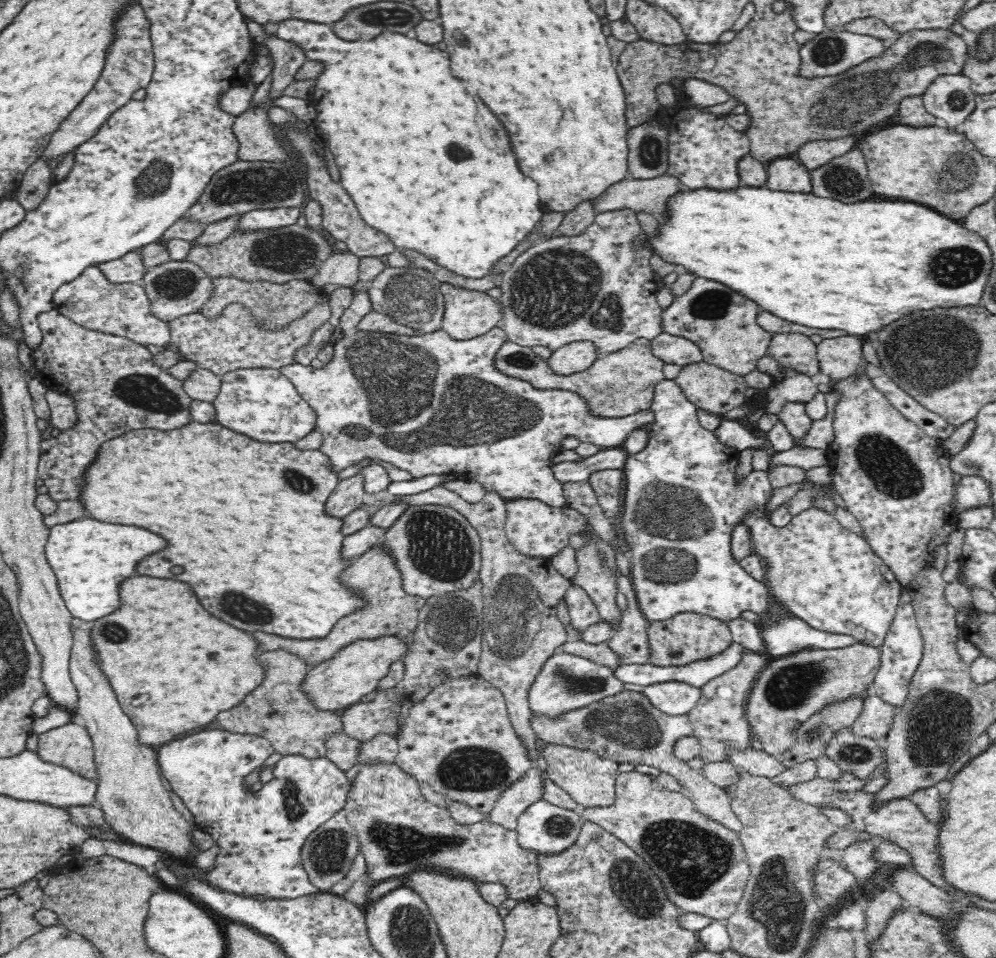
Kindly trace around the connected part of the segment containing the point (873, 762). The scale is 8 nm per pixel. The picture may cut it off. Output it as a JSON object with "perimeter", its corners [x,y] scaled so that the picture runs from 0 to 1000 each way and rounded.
{"perimeter":[[[852,760],[840,762],[830,775],[828,786],[844,803],[857,805],[868,813],[882,797],[890,794],[883,773],[861,768]]]}

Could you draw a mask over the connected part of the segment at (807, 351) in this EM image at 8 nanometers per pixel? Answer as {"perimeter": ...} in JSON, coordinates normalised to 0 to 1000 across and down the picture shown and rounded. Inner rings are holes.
{"perimeter":[[[777,349],[770,370],[799,389],[815,392],[822,388],[820,355],[806,349]]]}

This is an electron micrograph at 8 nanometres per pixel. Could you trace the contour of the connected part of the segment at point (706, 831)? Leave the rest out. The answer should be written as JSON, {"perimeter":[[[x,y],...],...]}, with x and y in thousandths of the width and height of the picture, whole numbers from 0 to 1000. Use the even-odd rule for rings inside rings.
{"perimeter":[[[641,805],[621,807],[616,839],[584,844],[582,851],[585,857],[603,862],[630,881],[655,907],[665,922],[669,937],[687,953],[706,954],[727,962],[740,949],[754,909],[742,872],[705,850],[686,828],[671,825],[658,809]]]}

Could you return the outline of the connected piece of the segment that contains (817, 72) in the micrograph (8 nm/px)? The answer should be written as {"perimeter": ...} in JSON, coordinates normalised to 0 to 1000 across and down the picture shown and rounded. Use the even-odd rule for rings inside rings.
{"perimeter":[[[828,28],[826,33],[823,33],[816,42],[804,48],[802,52],[804,67],[801,80],[819,82],[845,78],[859,69],[872,64],[873,61],[886,58],[891,49],[891,44],[878,38],[856,35],[849,31],[836,33]]]}

